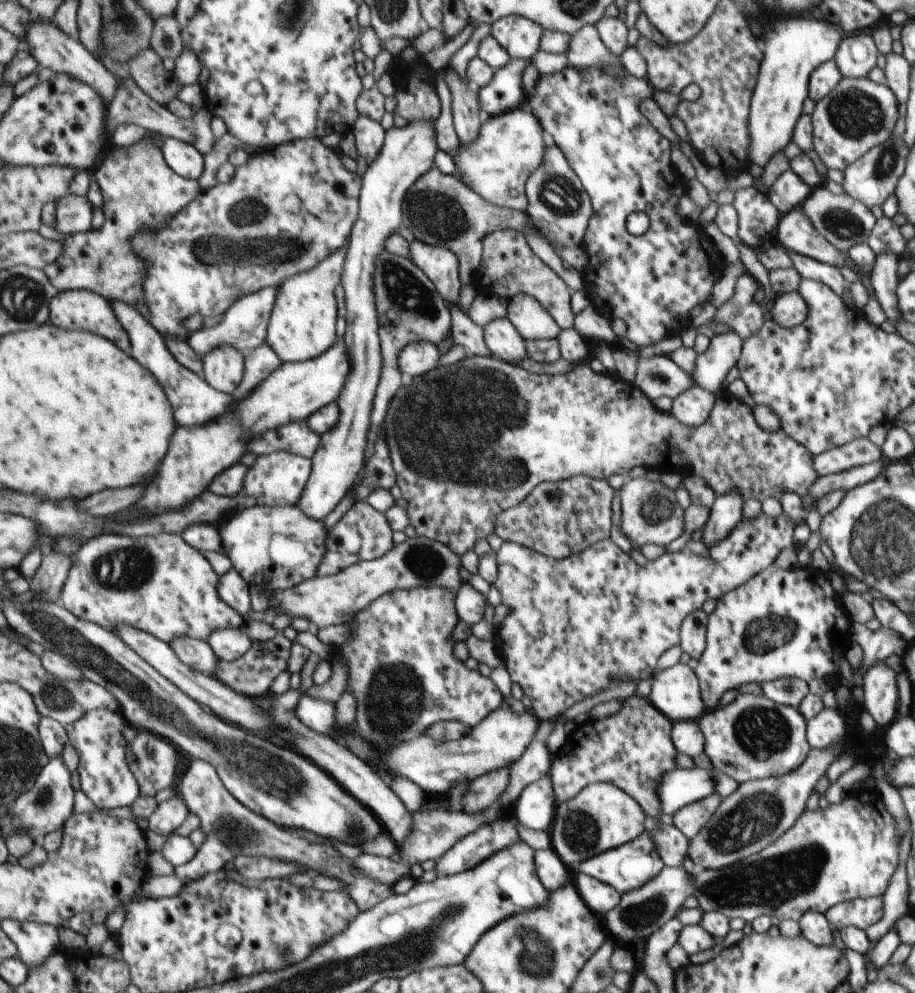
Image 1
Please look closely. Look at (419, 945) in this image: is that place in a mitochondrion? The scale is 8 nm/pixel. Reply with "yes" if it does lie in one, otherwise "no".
yes

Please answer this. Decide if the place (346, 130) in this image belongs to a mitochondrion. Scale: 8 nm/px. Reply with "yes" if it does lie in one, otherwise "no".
no

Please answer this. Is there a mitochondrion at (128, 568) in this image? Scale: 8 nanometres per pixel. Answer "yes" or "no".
yes

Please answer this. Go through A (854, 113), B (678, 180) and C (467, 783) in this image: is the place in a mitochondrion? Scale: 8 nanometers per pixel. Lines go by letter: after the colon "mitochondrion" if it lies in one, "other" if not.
A: mitochondrion
B: other
C: other

